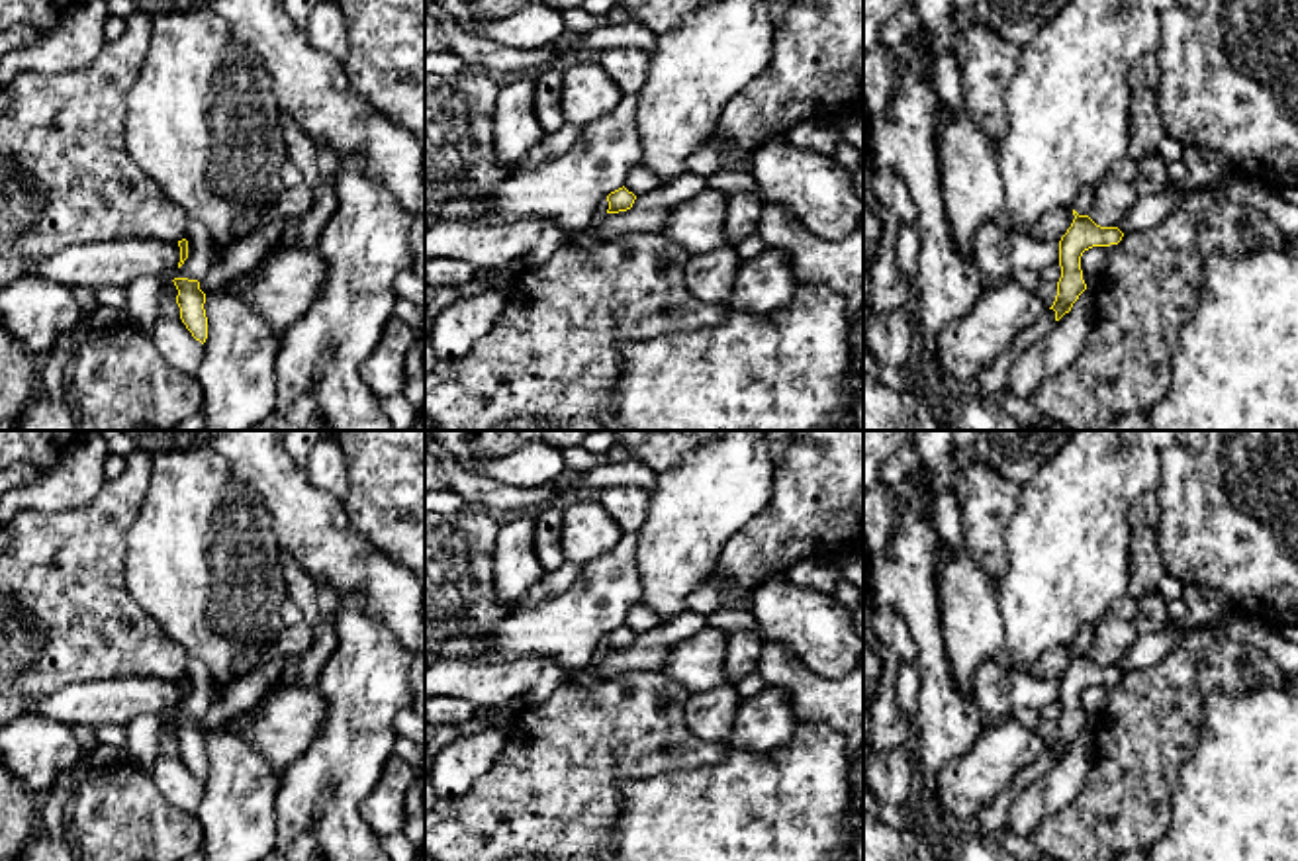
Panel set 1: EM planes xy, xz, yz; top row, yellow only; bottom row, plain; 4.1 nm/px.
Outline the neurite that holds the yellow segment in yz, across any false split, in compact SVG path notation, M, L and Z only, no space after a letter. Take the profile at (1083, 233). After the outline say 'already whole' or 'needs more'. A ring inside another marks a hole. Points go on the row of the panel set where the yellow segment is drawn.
M1098 184L1087 186L1073 202L1073 223L1059 241L1061 278L1057 282L1057 295L1049 309L1055 311L1055 321L1071 311L1073 303L1087 290L1081 270L1081 256L1092 247L1118 245L1124 233L1118 227L1100 227L1090 217L1094 190Z; needs more

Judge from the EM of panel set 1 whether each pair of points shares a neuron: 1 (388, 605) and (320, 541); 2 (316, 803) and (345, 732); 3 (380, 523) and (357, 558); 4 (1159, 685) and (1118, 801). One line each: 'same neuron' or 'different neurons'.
1: same neuron
2: same neuron
3: different neurons
4: same neuron

